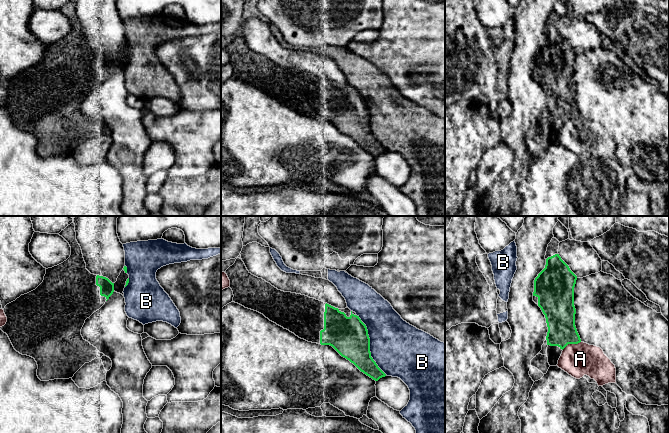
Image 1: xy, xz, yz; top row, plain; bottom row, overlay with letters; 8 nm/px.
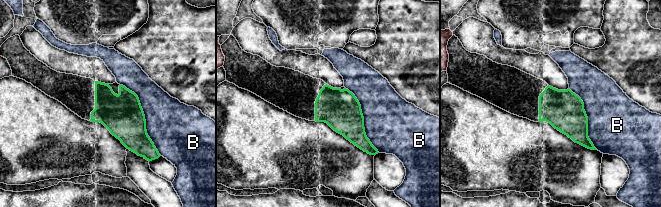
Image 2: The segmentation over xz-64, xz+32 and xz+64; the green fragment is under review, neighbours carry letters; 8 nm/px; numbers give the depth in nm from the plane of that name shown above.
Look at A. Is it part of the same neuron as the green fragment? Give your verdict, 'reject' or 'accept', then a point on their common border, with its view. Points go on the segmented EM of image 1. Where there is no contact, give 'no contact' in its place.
reject | yz (571, 343)

